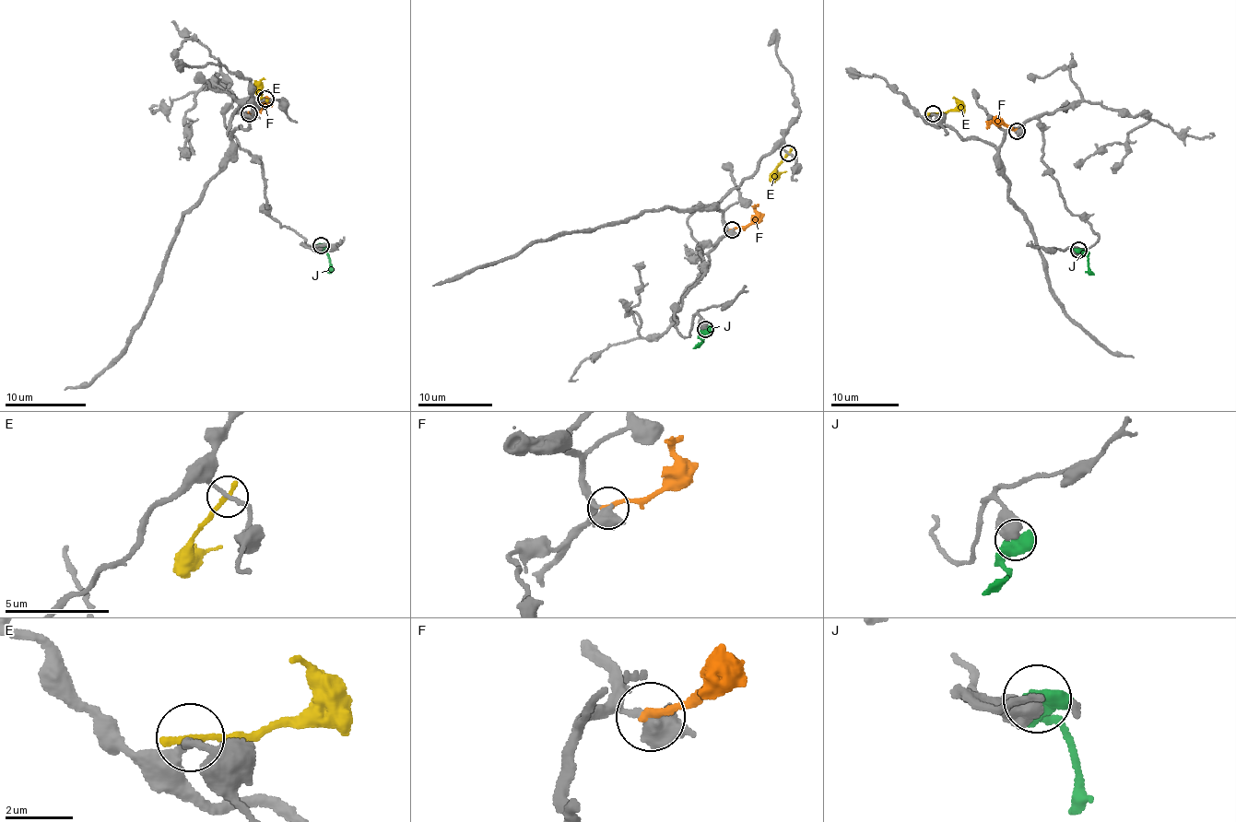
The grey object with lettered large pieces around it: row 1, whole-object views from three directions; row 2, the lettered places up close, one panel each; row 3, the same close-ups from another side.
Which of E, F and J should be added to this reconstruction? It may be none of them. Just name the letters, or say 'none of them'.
none of them

